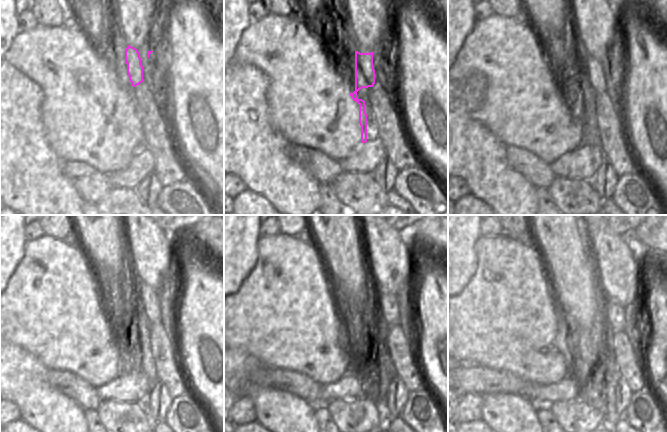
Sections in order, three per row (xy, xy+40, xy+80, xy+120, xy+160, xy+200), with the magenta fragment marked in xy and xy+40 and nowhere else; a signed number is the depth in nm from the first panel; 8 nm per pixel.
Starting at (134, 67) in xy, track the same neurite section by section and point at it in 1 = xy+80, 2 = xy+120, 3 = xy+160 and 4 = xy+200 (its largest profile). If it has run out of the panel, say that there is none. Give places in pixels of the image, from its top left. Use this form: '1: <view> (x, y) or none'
1: xy+80 (592, 68)
2: xy+120 (149, 302)
3: xy+160 (387, 307)
4: xy+200 (614, 314)

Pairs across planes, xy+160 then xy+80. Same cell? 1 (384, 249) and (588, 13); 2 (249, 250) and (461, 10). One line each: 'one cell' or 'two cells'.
1: one cell
2: one cell

